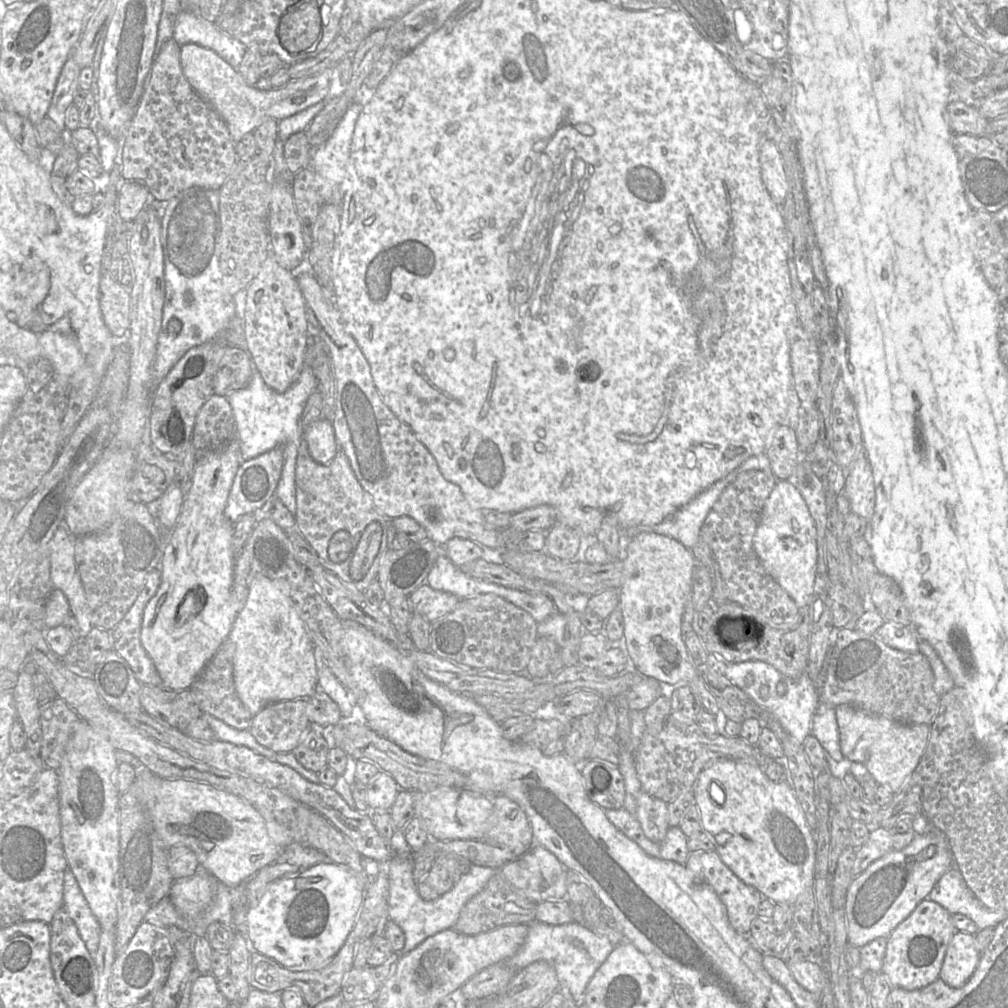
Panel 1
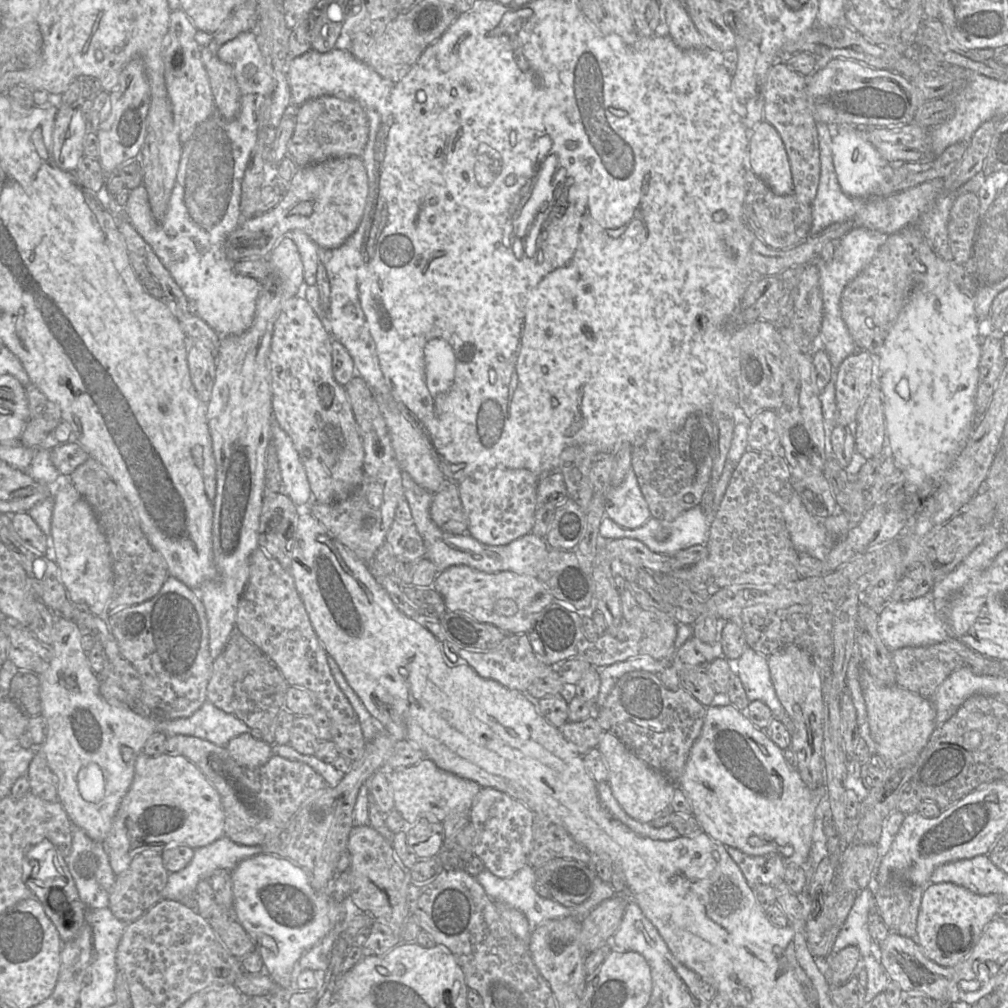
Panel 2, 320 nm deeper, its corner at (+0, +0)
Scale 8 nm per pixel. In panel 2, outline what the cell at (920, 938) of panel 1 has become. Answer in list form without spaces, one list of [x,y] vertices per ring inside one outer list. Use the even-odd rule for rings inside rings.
[[[952,882],[925,887],[917,918],[917,944],[938,965],[955,966],[971,953],[985,926],[997,916],[1003,899],[997,894],[979,895]]]

